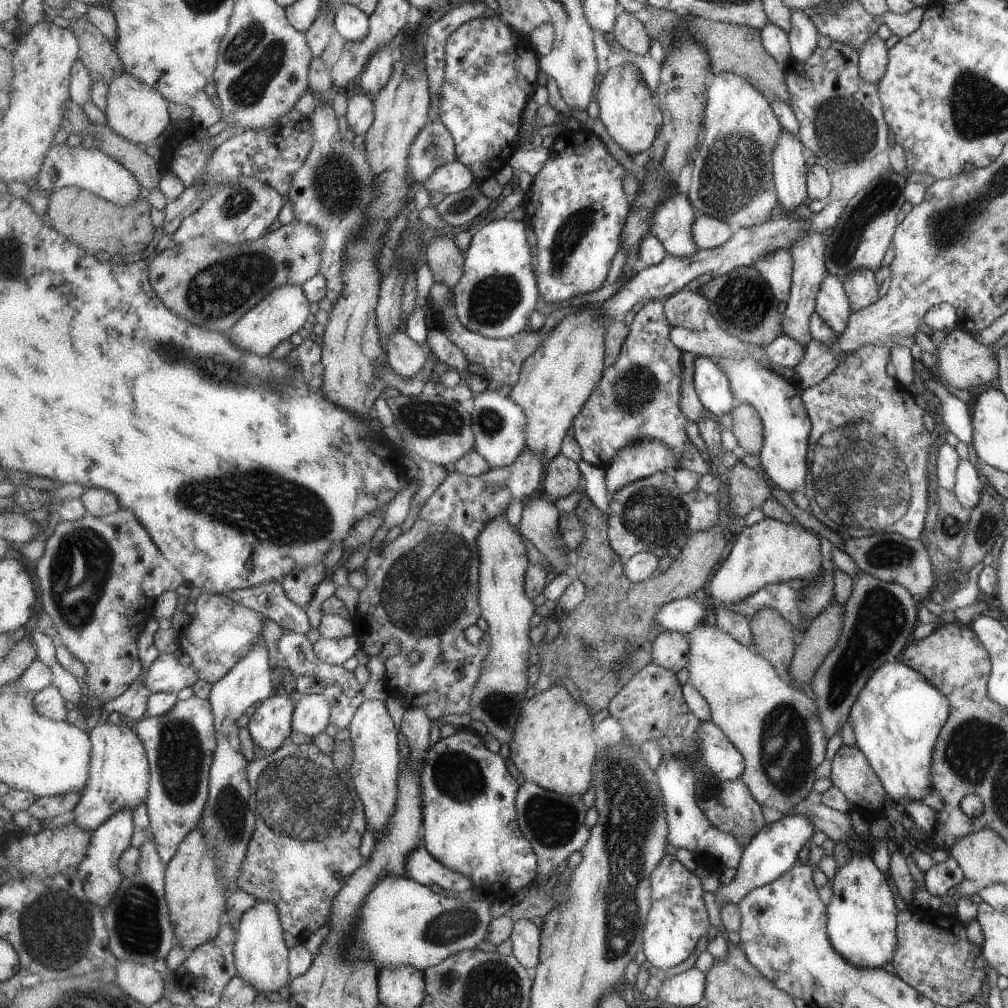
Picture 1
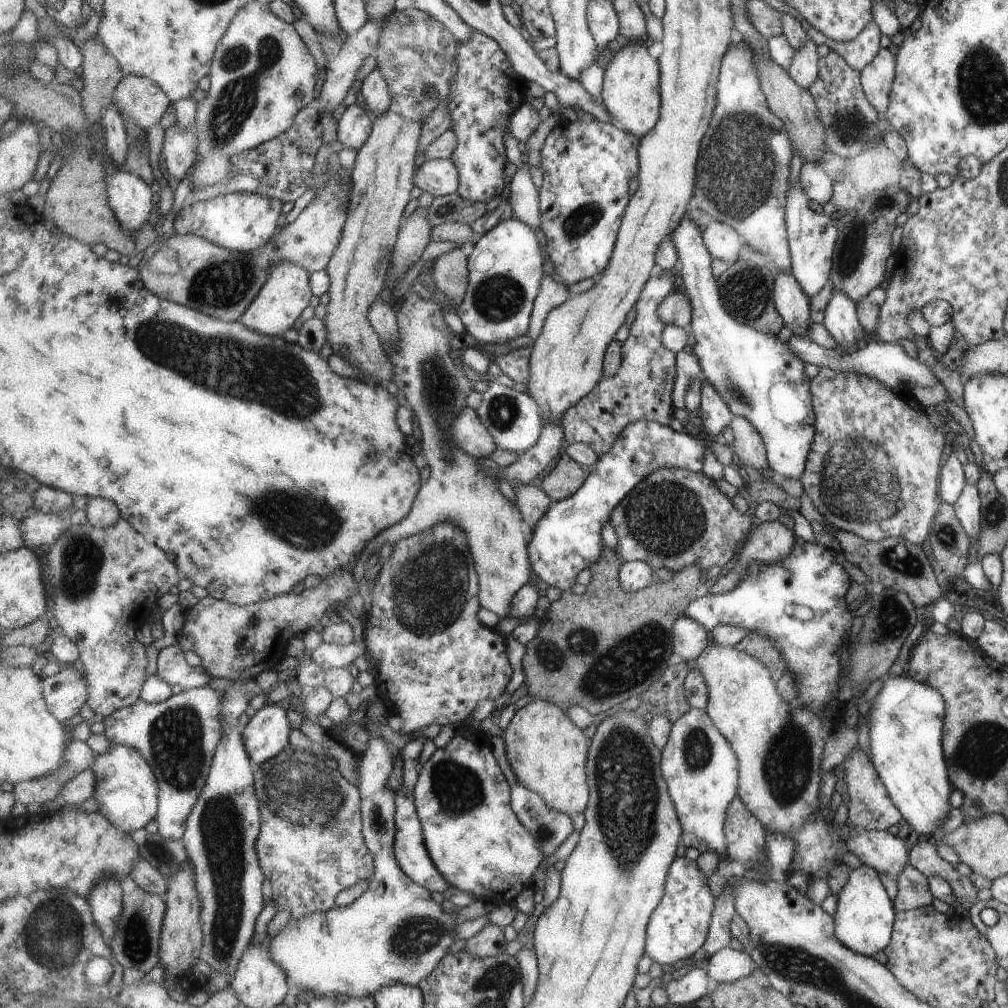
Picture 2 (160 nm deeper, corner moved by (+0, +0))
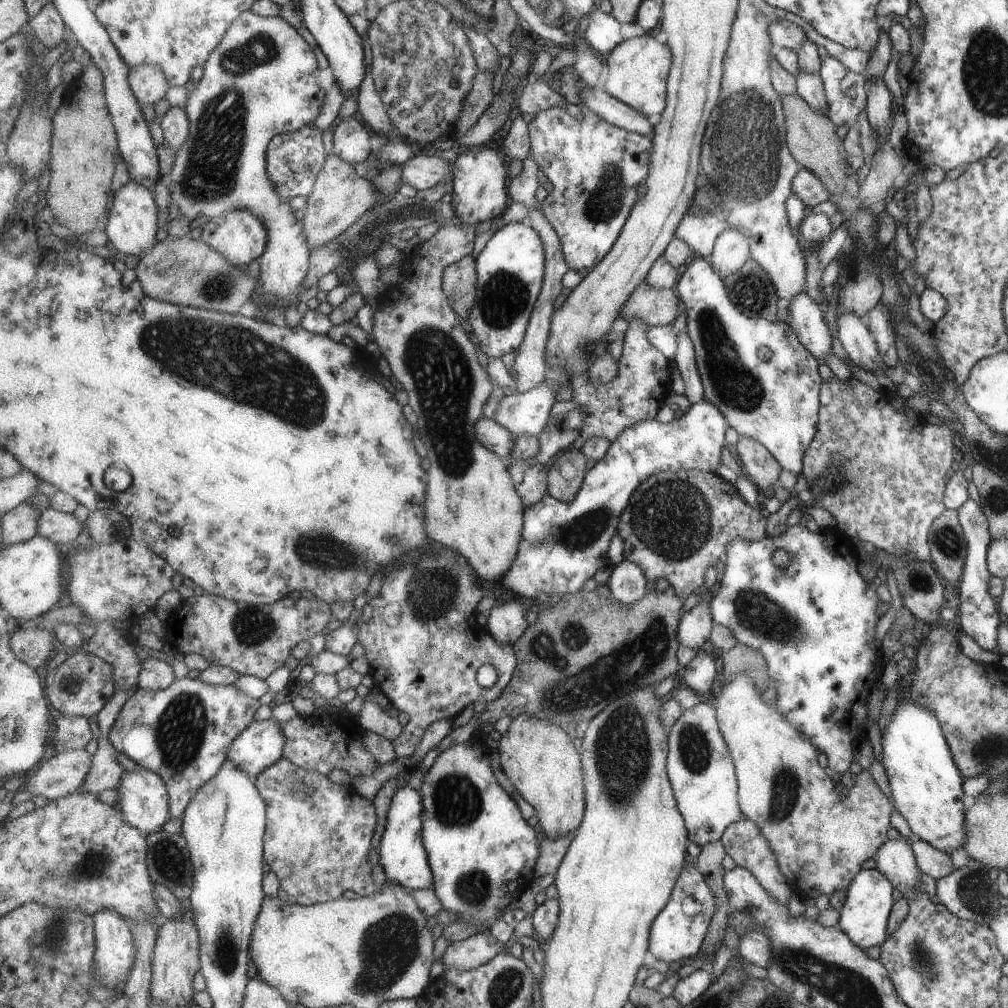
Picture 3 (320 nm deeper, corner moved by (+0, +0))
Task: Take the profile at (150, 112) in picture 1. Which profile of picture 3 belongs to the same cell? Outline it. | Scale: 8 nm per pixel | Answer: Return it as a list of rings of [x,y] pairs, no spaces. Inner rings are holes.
[[[141,64],[130,68],[129,84],[139,104],[153,104],[165,98],[169,90],[169,80],[161,68],[155,64]]]

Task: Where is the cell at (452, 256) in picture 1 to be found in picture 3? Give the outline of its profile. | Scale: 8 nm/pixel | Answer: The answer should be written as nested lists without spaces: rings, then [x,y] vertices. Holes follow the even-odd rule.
[[[469,254],[464,260],[451,264],[443,276],[445,293],[451,298],[455,312],[467,322],[477,300],[477,258]]]

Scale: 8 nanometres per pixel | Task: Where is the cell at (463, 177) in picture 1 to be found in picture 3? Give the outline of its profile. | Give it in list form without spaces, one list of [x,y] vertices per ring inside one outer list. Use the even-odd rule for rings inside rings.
[[[415,154],[403,166],[403,181],[417,192],[433,188],[443,180],[454,180],[453,168],[439,156]]]

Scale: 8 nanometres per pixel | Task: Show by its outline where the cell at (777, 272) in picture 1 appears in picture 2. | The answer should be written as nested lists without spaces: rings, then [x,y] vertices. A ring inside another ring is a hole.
[[[777,270],[772,285],[776,310],[783,318],[783,323],[787,324],[796,336],[805,336],[807,326],[811,322],[809,320],[808,296],[801,292],[800,284],[797,284],[791,271],[781,272],[781,270]]]

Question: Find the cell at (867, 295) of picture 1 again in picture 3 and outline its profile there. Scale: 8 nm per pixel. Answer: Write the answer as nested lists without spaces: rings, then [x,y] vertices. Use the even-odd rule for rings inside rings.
[[[881,300],[865,314],[868,322],[868,332],[872,334],[873,340],[876,340],[877,352],[882,360],[892,368],[897,362],[895,350],[895,333],[893,324],[891,324],[891,312],[889,306],[885,306]]]

